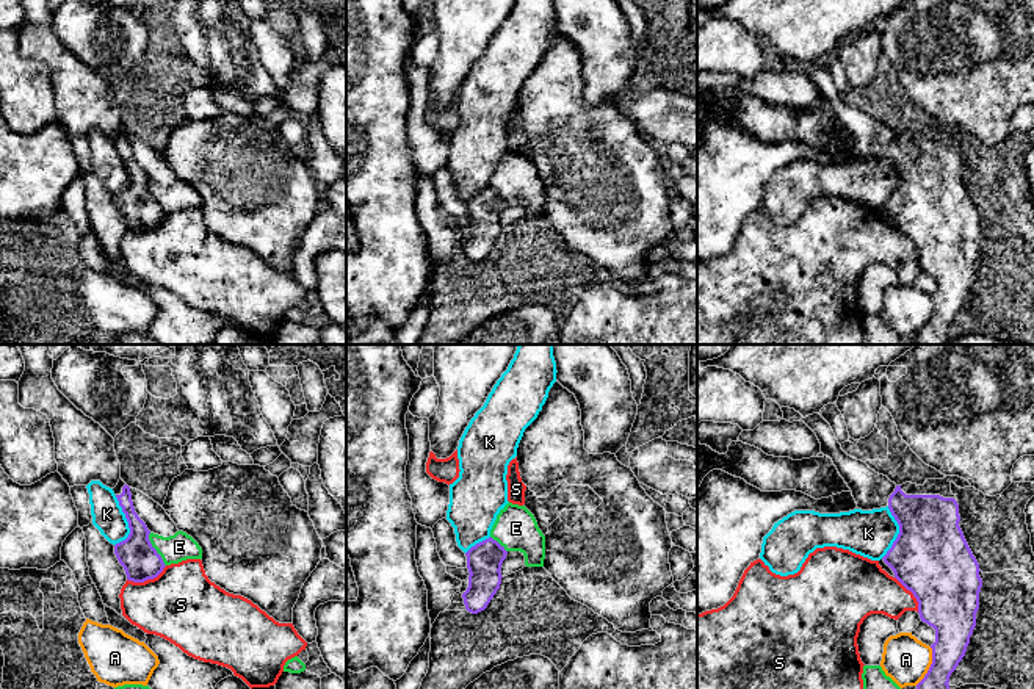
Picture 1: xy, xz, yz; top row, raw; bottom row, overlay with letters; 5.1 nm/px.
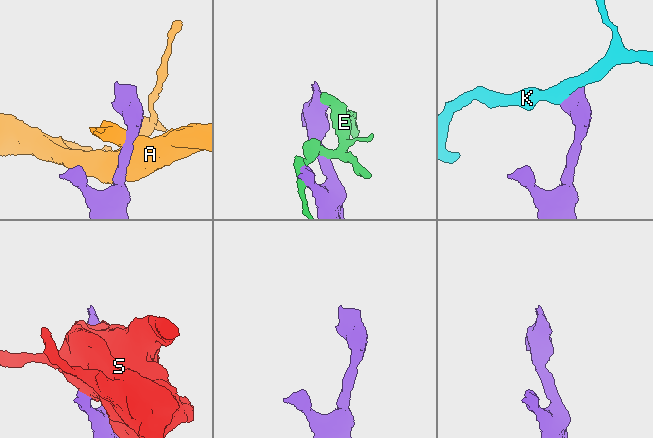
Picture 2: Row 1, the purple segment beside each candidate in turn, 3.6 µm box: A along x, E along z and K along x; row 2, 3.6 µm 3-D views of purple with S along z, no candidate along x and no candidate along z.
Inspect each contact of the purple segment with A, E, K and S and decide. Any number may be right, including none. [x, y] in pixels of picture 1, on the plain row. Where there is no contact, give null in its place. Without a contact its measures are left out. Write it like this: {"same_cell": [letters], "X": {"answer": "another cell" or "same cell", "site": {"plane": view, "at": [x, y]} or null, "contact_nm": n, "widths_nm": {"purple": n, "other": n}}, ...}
{"same_cell": [], "A": {"answer": "another cell", "site": {"plane": "yz", "at": [931, 315]}, "contact_nm": 220, "widths_nm": {"purple": 200, "other": 240}}, "E": {"answer": "another cell", "site": {"plane": "xy", "at": [155, 199]}, "contact_nm": 190, "widths_nm": {"purple": 190, "other": 140}}, "K": {"answer": "another cell", "site": {"plane": "xy", "at": [127, 169]}, "contact_nm": 260, "widths_nm": {"purple": 190, "other": 160}}, "S": {"answer": "another cell", "site": {"plane": "xy", "at": [146, 229]}, "contact_nm": 220, "widths_nm": {"purple": 190, "other": 380}}}

